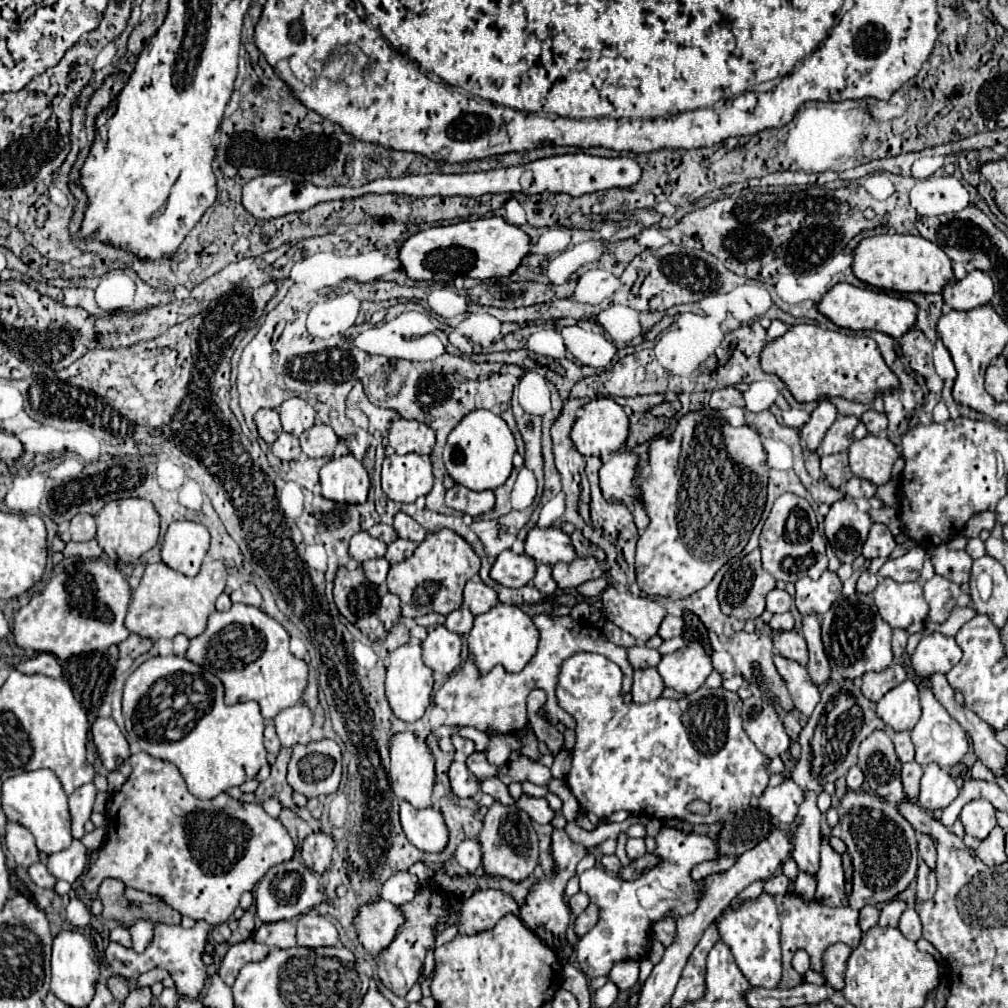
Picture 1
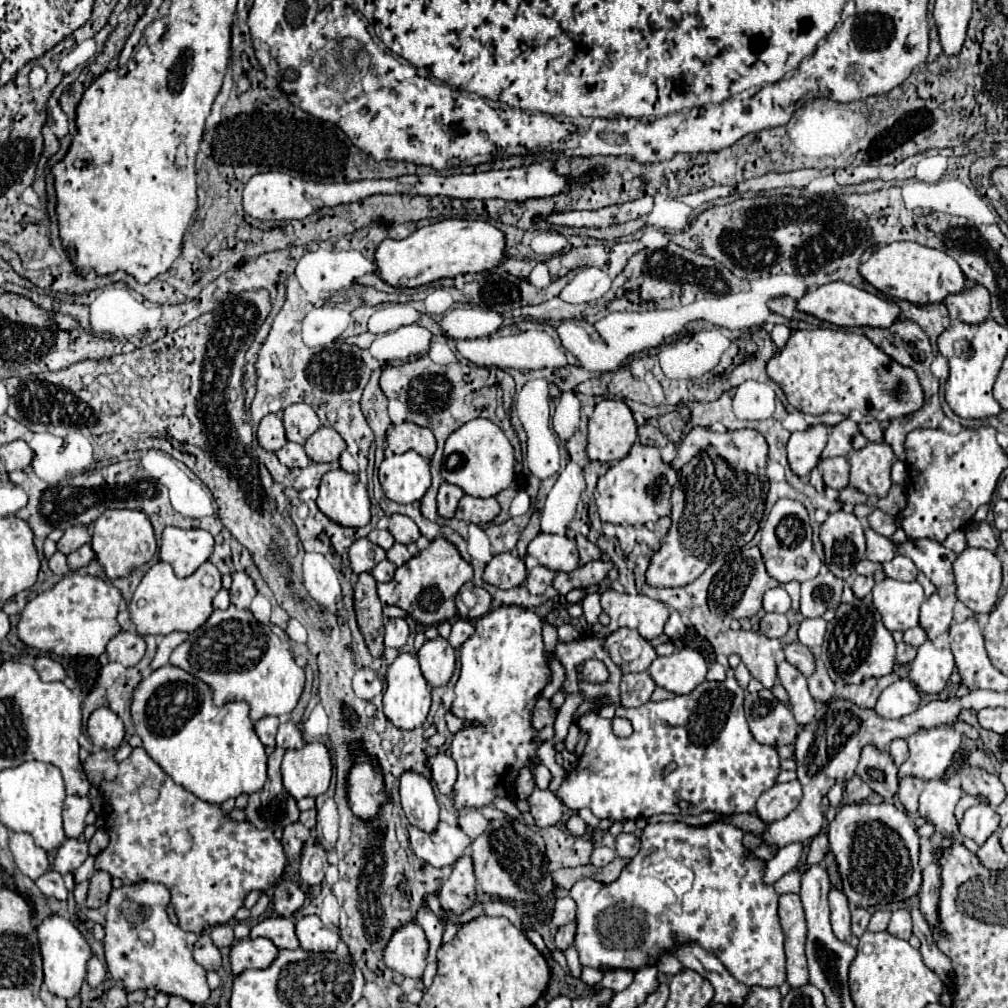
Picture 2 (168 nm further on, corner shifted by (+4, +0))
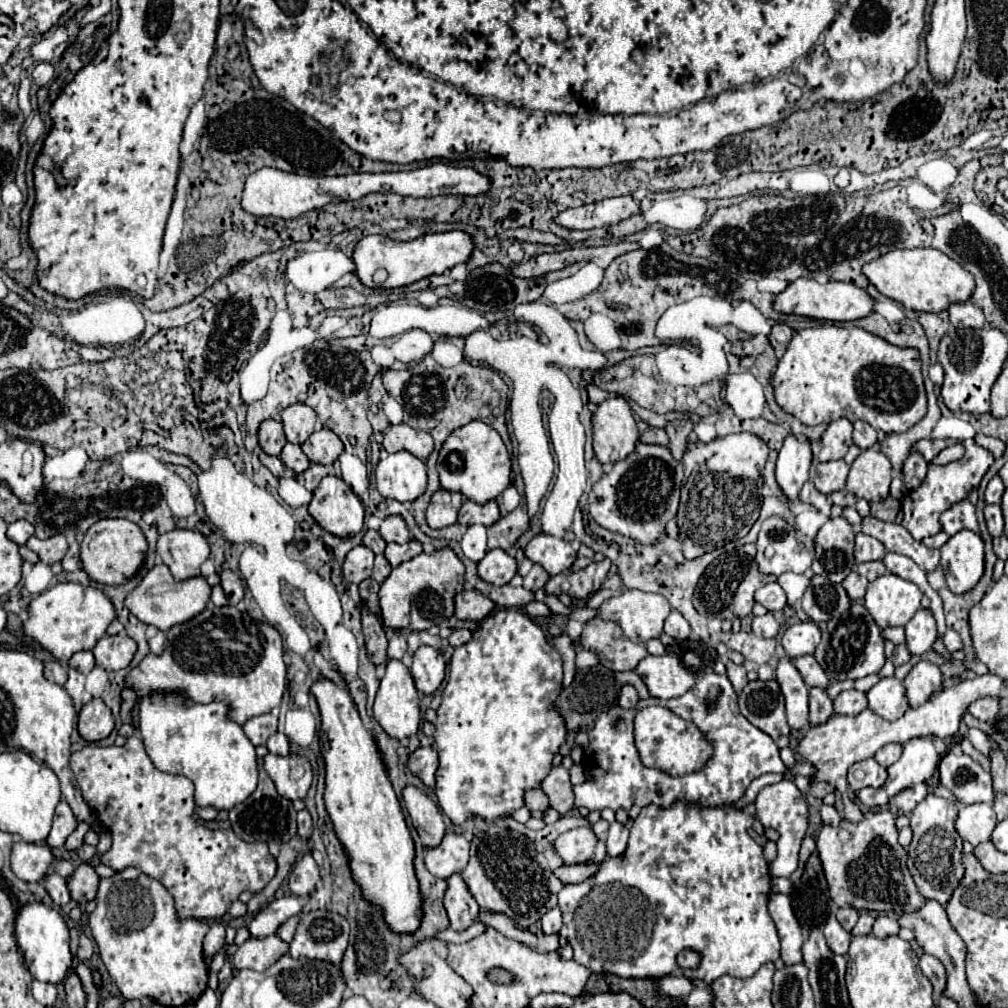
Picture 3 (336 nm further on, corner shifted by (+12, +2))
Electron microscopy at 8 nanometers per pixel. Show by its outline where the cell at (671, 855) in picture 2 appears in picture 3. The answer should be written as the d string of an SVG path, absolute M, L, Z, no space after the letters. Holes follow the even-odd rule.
M676 803L670 809L660 809L656 805L648 805L642 809L642 813L636 817L632 829L630 829L630 839L628 839L628 849L620 857L610 857L602 863L600 871L576 885L564 885L564 889L558 893L558 905L564 915L564 927L562 935L568 939L570 947L574 949L574 961L592 969L594 973L612 973L618 977L628 977L628 979L658 979L664 975L680 975L680 977L698 977L708 983L716 981L722 975L732 975L732 977L752 977L764 963L776 961L780 957L780 941L776 933L776 925L772 917L768 915L768 895L770 895L770 875L768 875L768 863L764 861L762 847L750 839L748 829L754 823L754 805L738 811L732 805L726 807L686 807L684 803ZM684 949L694 949L694 953L702 955L702 961L696 969L684 969L676 963L676 957Z

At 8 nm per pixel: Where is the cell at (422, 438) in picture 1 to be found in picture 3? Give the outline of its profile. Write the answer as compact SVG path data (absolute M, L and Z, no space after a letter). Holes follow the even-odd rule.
M404 423L400 425L390 425L384 433L384 441L382 441L384 449L388 453L398 453L398 451L408 451L412 455L416 455L418 459L426 461L428 455L434 449L432 437L426 431L420 429L412 429Z

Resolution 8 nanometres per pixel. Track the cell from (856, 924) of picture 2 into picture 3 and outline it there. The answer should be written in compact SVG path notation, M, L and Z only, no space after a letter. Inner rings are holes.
M848 907L848 909L838 909L836 917L838 917L840 925L850 933L850 931L852 931L852 927L856 925L856 921L858 921L858 911L856 911L856 909L852 909L852 907Z

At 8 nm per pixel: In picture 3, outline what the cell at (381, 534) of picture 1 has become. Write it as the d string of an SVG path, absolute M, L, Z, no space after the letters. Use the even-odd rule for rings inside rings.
M368 529L368 531L364 533L362 543L364 543L366 547L370 547L374 553L384 553L384 547L386 547L386 541L384 541L384 539L380 537L380 533L374 531L374 529Z

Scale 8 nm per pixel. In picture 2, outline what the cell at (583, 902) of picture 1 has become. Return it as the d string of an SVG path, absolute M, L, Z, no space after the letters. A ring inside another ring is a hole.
M570 897L558 899L554 909L552 909L552 923L554 923L554 927L568 925L574 919L576 919L576 903Z

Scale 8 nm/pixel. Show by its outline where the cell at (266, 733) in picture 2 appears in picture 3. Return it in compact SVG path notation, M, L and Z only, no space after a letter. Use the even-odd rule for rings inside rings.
M264 713L248 719L244 723L244 733L252 741L252 745L264 745L268 737L276 733L276 725L278 725L278 717L274 717L272 713Z

